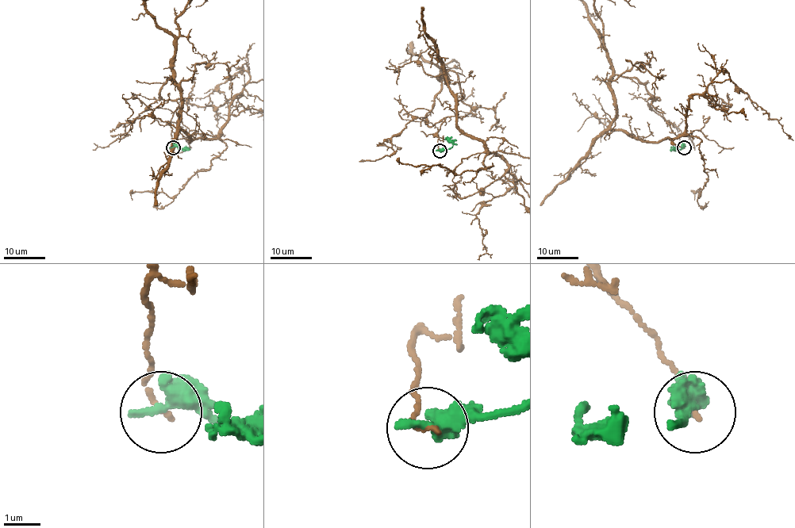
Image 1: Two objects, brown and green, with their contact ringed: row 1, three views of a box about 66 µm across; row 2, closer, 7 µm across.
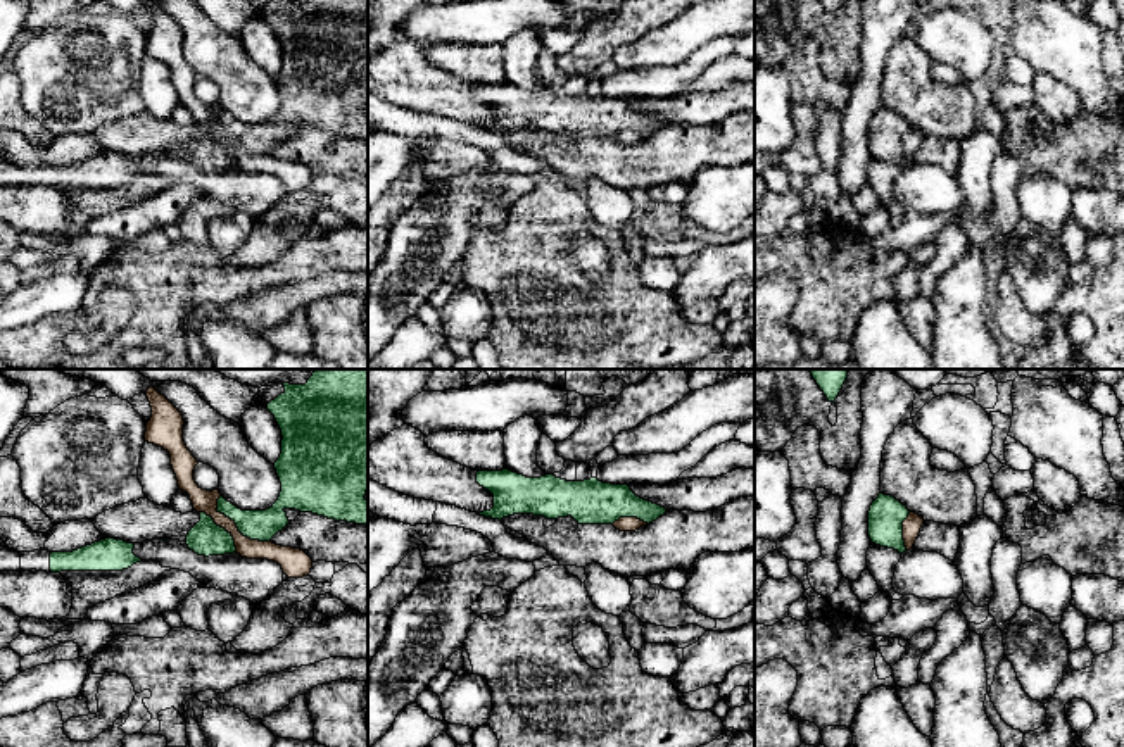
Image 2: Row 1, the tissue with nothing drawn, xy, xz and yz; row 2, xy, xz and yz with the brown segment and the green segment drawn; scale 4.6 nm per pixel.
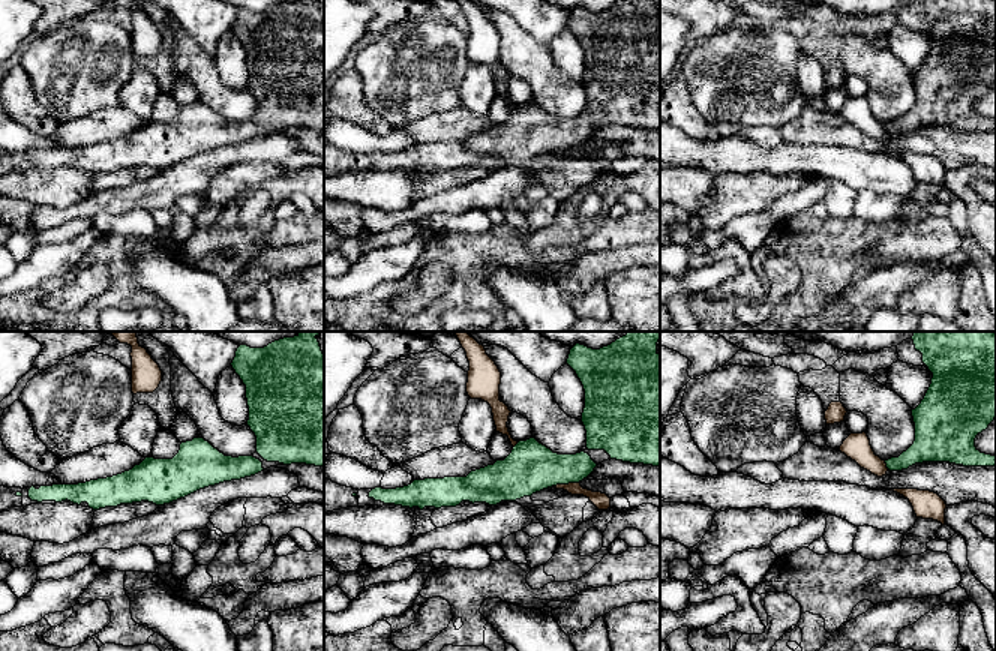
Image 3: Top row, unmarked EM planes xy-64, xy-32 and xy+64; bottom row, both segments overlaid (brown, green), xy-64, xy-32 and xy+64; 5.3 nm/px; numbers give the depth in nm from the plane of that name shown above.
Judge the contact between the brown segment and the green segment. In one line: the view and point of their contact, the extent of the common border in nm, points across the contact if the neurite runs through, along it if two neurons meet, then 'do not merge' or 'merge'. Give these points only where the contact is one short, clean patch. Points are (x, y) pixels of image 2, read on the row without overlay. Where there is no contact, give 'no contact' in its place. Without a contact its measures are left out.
xy (237, 142) | 320 nm | along xy (216, 112), (216, 123), (244, 149), (268, 156) | do not merge

